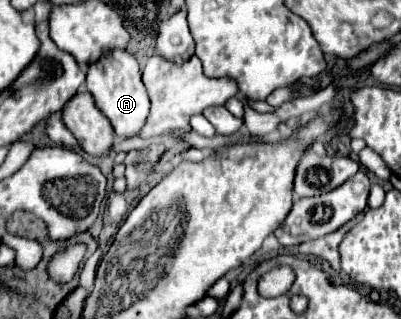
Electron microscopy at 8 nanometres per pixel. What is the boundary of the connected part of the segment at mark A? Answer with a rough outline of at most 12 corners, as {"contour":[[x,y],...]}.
{"contour":[[104,53],[86,89],[118,137],[136,137],[150,101],[134,55]]}

